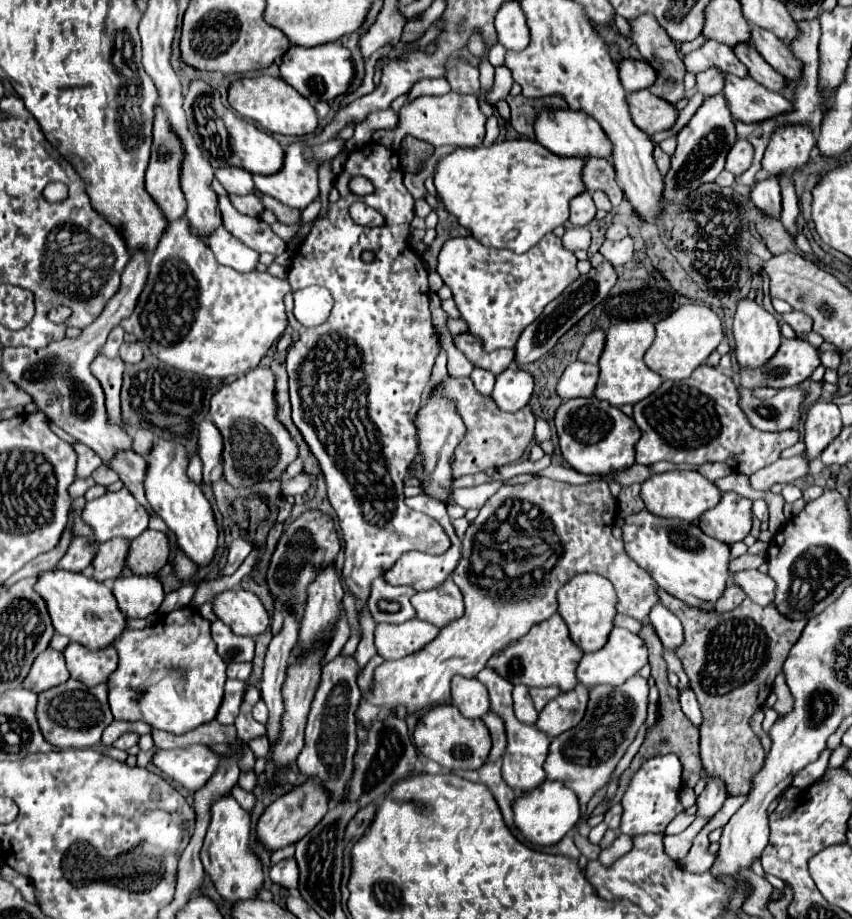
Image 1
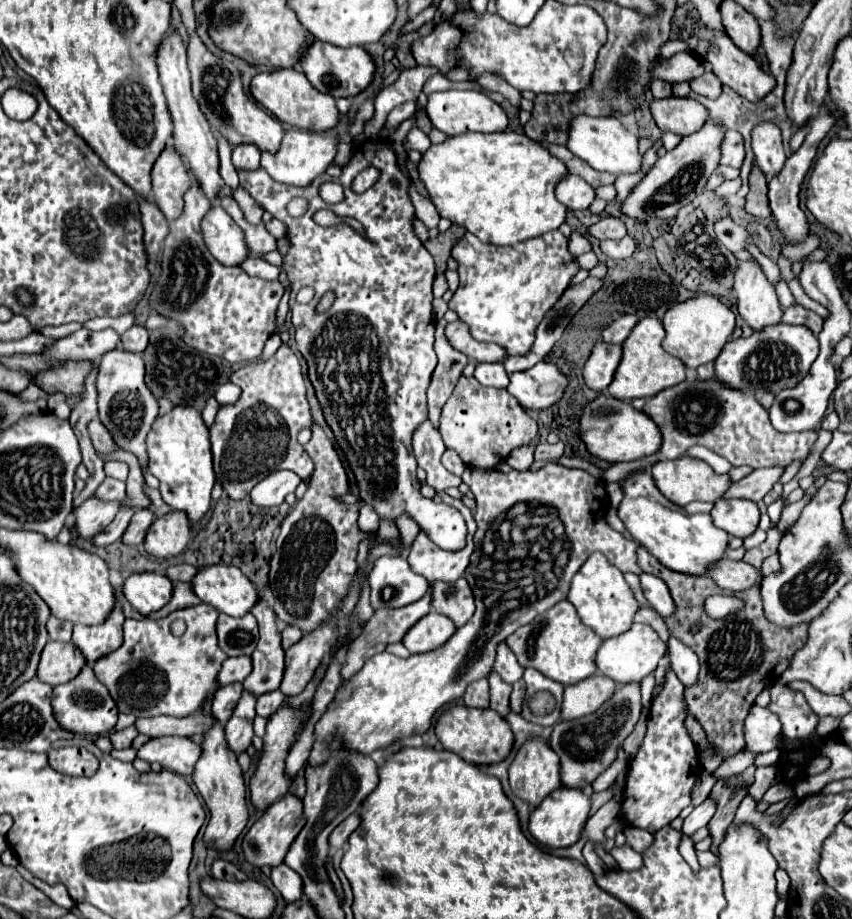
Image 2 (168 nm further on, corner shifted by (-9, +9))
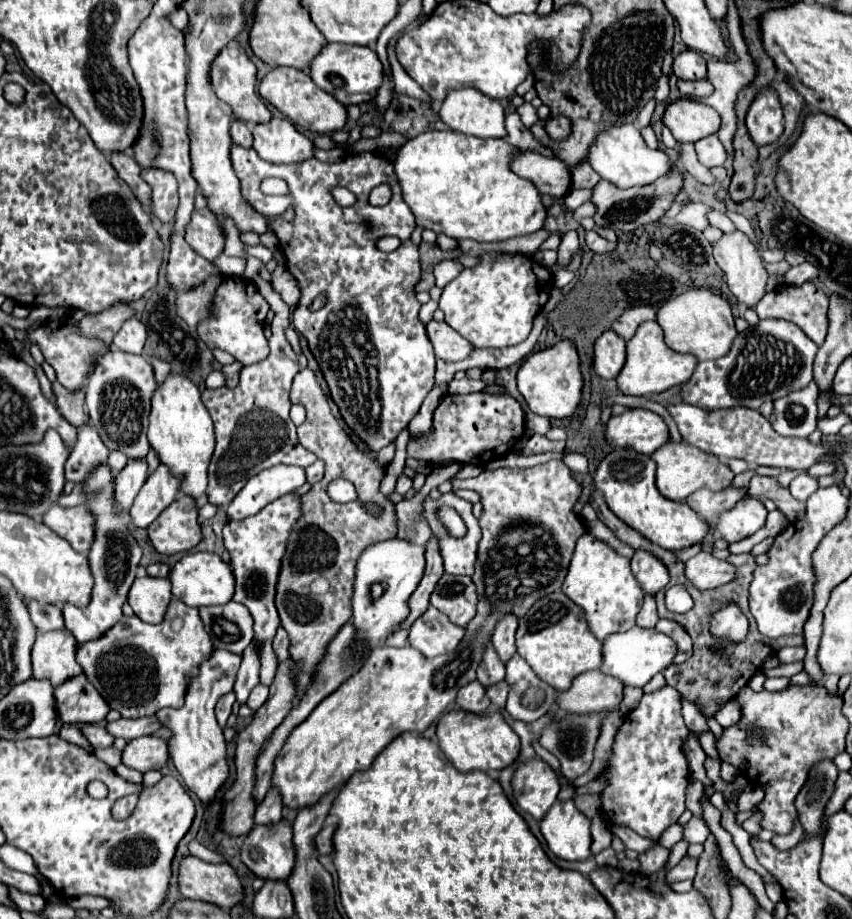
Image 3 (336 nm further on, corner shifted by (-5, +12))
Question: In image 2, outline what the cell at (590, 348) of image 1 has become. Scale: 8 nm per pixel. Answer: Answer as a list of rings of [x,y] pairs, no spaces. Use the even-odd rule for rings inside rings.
[[[621,316],[621,318],[617,318],[609,328],[603,330],[603,342],[623,344],[637,322],[639,322],[637,316]]]

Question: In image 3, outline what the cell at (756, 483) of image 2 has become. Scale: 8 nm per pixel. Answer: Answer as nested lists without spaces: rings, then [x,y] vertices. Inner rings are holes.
[[[727,487],[721,491],[711,491],[711,489],[699,489],[693,493],[693,497],[687,497],[687,505],[697,511],[701,517],[707,521],[717,519],[717,515],[729,507],[733,507],[739,499],[747,495],[747,487]]]

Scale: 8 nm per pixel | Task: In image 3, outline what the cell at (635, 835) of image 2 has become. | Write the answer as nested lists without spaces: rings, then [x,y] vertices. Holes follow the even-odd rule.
[[[655,843],[655,845],[653,845],[653,847],[649,847],[647,851],[639,853],[641,873],[649,875],[649,873],[659,871],[659,869],[665,865],[667,857],[669,857],[669,849],[667,849],[667,847],[663,847],[661,843]]]

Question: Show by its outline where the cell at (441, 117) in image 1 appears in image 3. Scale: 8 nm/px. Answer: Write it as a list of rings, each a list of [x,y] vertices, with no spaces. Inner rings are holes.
[[[451,89],[439,109],[441,121],[465,135],[473,137],[507,137],[505,113],[499,101],[477,93],[477,89]]]

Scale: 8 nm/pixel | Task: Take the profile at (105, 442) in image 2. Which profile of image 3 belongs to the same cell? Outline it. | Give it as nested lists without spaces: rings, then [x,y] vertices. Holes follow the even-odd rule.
[[[59,381],[53,383],[53,391],[57,397],[57,407],[61,415],[73,425],[73,427],[83,427],[89,421],[89,415],[85,411],[83,399],[75,397],[71,391],[67,391]]]

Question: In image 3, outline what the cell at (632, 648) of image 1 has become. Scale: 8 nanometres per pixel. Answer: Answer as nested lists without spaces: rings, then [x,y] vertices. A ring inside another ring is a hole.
[[[635,625],[629,631],[613,633],[611,637],[605,637],[601,671],[605,675],[617,677],[625,685],[643,687],[655,673],[659,673],[667,665],[671,665],[675,651],[677,651],[677,645],[675,645],[675,641],[671,641],[671,637],[665,637],[657,629],[643,629],[643,627]]]

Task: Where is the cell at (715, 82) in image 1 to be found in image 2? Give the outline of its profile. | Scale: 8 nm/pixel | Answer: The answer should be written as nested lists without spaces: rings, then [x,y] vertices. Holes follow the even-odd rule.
[[[707,68],[707,72],[703,76],[691,80],[691,90],[695,94],[701,94],[701,96],[707,96],[707,98],[717,98],[721,94],[721,82],[711,72],[711,68]]]

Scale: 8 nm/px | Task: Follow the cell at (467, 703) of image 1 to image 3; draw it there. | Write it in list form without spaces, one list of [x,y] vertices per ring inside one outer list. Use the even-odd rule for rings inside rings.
[[[473,681],[461,687],[455,701],[463,711],[469,711],[469,713],[483,713],[491,705],[489,697],[485,697],[485,687],[479,681]]]

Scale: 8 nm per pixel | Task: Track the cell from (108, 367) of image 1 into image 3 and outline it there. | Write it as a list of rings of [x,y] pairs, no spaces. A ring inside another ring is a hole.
[[[111,349],[99,359],[97,369],[91,373],[85,385],[85,405],[91,423],[95,425],[107,449],[117,449],[135,461],[143,461],[147,457],[147,419],[151,409],[151,395],[155,389],[157,383],[153,369],[143,355],[129,355],[125,351]]]

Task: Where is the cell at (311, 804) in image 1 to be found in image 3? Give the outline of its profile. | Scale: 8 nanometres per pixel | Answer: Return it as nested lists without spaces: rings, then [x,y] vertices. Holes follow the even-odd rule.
[[[281,819],[277,825],[255,825],[241,843],[241,861],[263,879],[287,879],[295,849],[291,843],[291,823]]]

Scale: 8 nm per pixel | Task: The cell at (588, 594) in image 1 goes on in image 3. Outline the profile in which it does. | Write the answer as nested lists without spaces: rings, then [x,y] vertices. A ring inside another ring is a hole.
[[[585,533],[585,537],[577,541],[573,561],[563,583],[563,593],[583,609],[589,631],[599,641],[603,641],[603,637],[611,633],[631,629],[641,609],[639,603],[645,597],[635,577],[631,575],[629,559],[619,557],[605,541],[599,541],[591,533]]]

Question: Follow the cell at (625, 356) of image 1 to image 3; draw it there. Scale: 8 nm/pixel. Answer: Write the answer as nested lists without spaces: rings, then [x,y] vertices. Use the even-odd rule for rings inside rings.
[[[645,321],[633,339],[627,341],[627,361],[621,373],[617,375],[617,389],[625,395],[639,395],[649,397],[661,391],[667,391],[669,387],[683,385],[693,375],[693,369],[697,365],[697,359],[693,355],[681,355],[669,349],[663,343],[663,329],[657,321]]]

